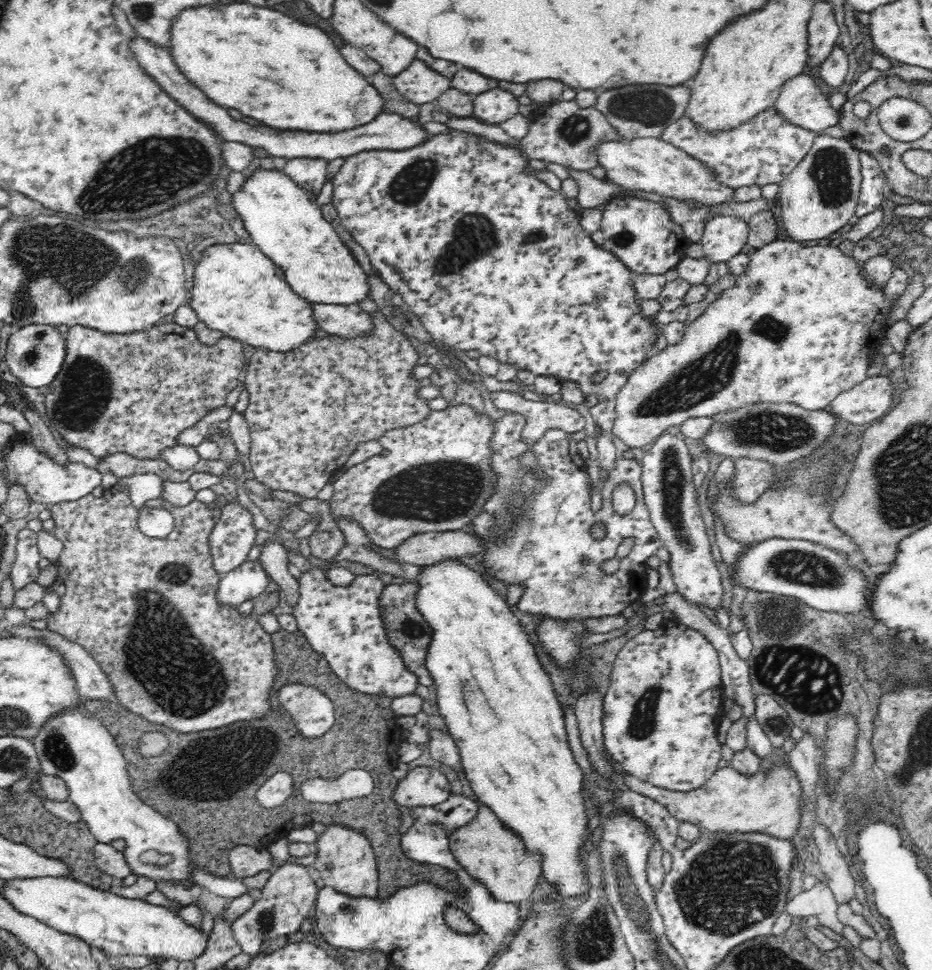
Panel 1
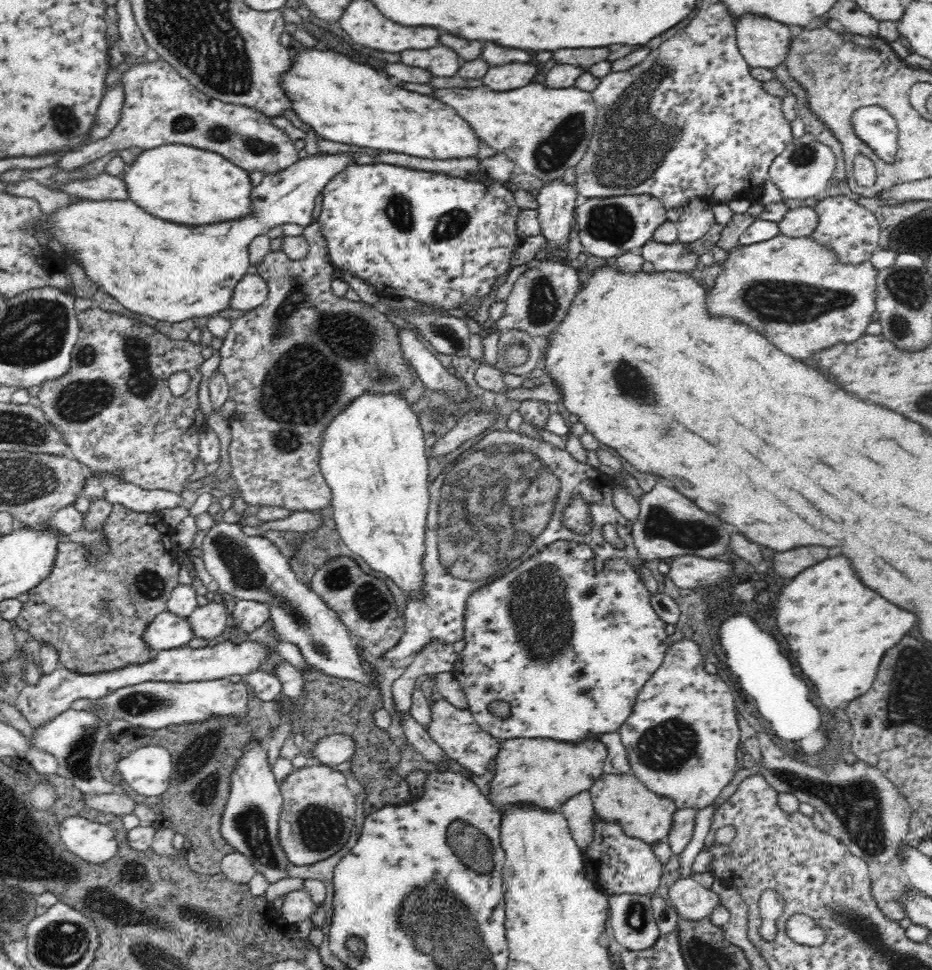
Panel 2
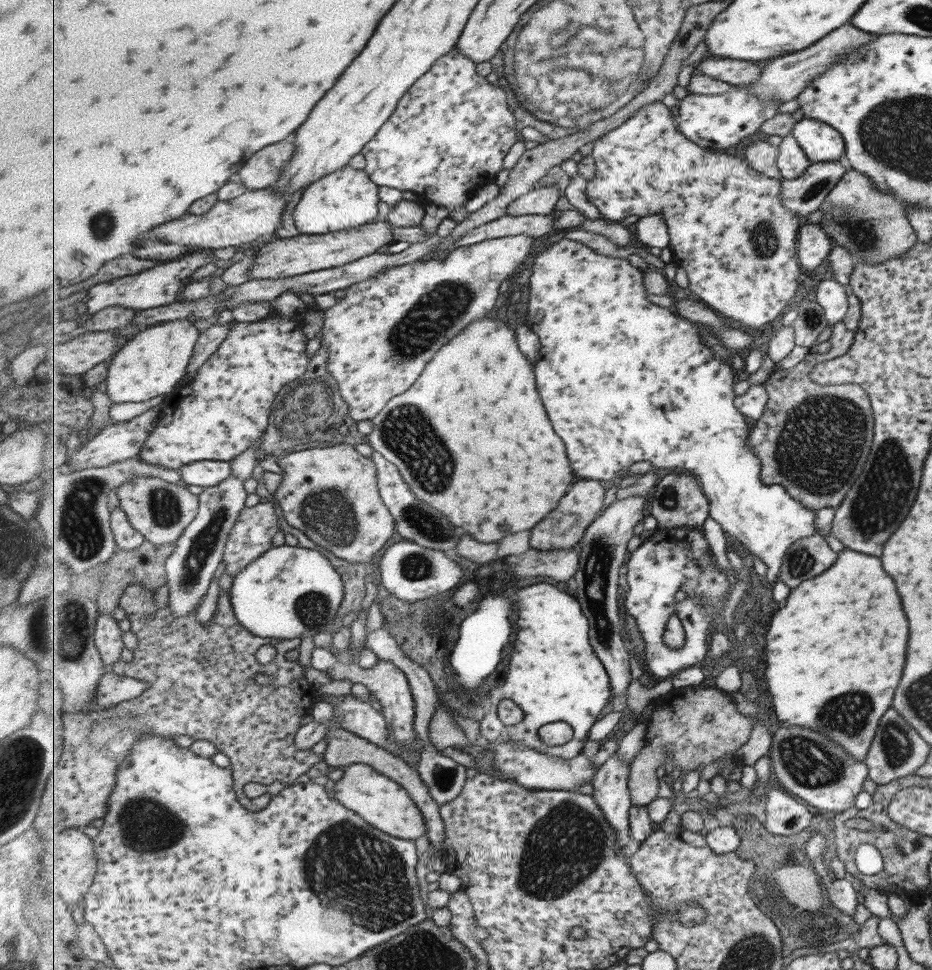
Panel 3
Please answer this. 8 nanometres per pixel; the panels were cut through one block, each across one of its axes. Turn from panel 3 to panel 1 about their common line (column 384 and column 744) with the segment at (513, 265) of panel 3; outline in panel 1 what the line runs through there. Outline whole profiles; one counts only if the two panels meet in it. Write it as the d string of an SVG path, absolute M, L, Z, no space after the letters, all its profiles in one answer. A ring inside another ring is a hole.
M778 239L768 243L766 246L756 249L756 252L750 254L749 257L750 264L744 274L736 277L734 288L722 294L722 297L716 300L694 325L687 326L686 338L680 344L676 344L676 347L667 346L659 354L650 358L644 368L636 370L628 384L616 396L614 400L616 411L614 431L626 446L630 446L630 448L648 446L668 428L679 426L689 418L702 418L702 416L714 418L716 414L731 413L734 410L750 408L751 405L789 404L808 411L824 410L840 393L850 390L868 378L866 371L872 362L872 355L877 352L884 341L888 327L887 320L890 318L895 302L889 302L885 297L884 290L874 287L872 282L860 274L856 259L842 253L838 247L821 244L802 246L790 239Z

